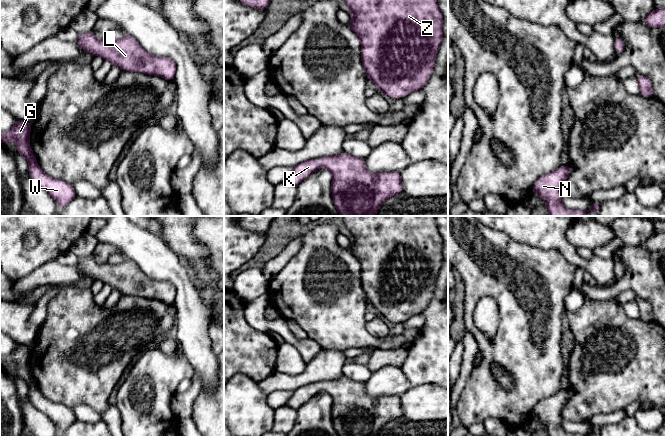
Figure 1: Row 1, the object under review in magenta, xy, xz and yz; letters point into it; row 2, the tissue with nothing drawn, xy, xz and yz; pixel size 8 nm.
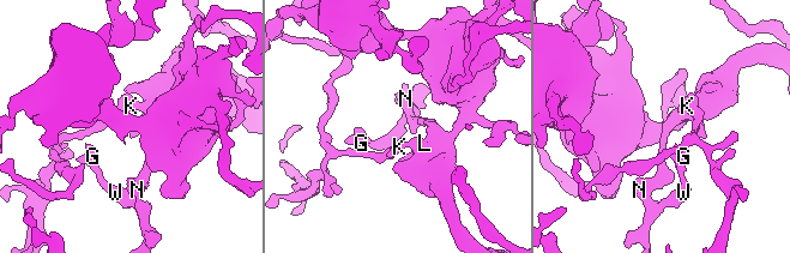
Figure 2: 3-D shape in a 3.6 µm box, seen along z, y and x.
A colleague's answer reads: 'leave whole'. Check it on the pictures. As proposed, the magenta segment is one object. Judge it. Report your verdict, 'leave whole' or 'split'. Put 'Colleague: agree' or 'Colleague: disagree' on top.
Colleague: agree
leave whole

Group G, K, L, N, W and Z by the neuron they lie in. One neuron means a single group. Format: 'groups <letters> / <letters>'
groups G K L N W Z

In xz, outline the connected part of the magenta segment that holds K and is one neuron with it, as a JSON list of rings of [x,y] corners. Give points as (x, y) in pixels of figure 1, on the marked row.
[[[344,151],[336,156],[311,159],[293,167],[285,182],[297,186],[320,167],[329,169],[333,175],[331,192],[333,202],[341,216],[376,216],[382,203],[391,196],[403,192],[399,171],[370,173],[366,168],[365,158],[351,156]]]

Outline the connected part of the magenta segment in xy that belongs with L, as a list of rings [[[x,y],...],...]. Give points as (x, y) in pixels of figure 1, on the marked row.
[[[92,32],[83,33],[78,34],[76,42],[92,56],[101,56],[122,70],[157,75],[170,81],[175,79],[177,67],[172,59],[149,54],[128,34],[119,40],[97,40]]]

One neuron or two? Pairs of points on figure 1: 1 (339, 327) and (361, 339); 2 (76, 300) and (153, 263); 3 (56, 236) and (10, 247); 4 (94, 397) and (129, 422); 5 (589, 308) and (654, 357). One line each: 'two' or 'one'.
1: one
2: two
3: one
4: two
5: one

